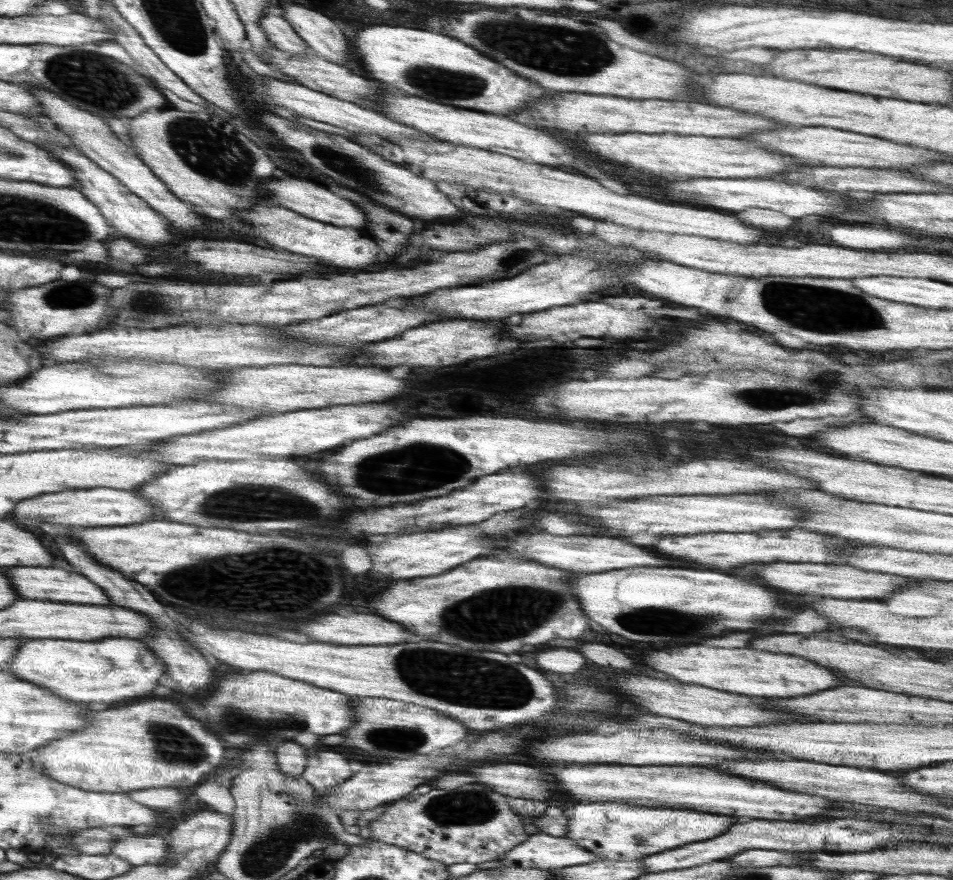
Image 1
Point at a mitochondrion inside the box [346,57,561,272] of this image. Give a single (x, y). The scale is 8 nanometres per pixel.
(451, 83)

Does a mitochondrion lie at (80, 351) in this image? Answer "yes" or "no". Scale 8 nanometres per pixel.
no

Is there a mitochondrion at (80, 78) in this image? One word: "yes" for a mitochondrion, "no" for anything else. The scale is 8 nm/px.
yes

